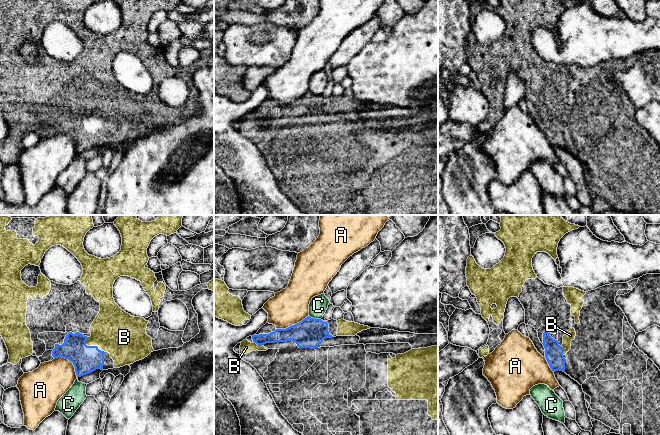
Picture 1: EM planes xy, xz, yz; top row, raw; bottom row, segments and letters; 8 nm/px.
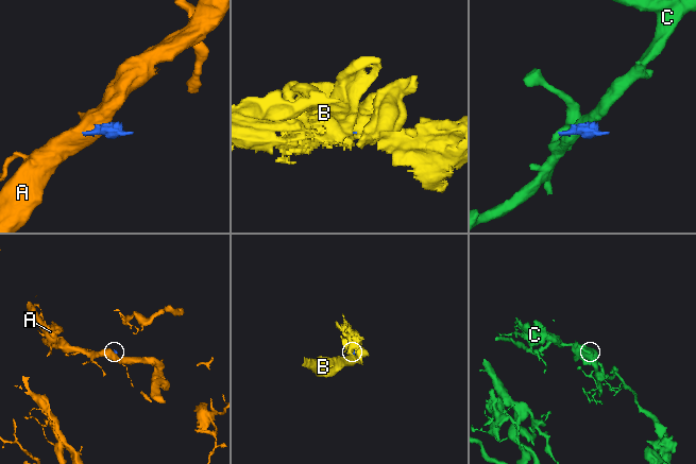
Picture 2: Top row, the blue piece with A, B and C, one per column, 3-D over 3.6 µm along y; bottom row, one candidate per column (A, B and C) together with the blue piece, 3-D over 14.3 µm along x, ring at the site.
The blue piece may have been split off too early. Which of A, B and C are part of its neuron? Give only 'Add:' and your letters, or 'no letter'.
Add: B

